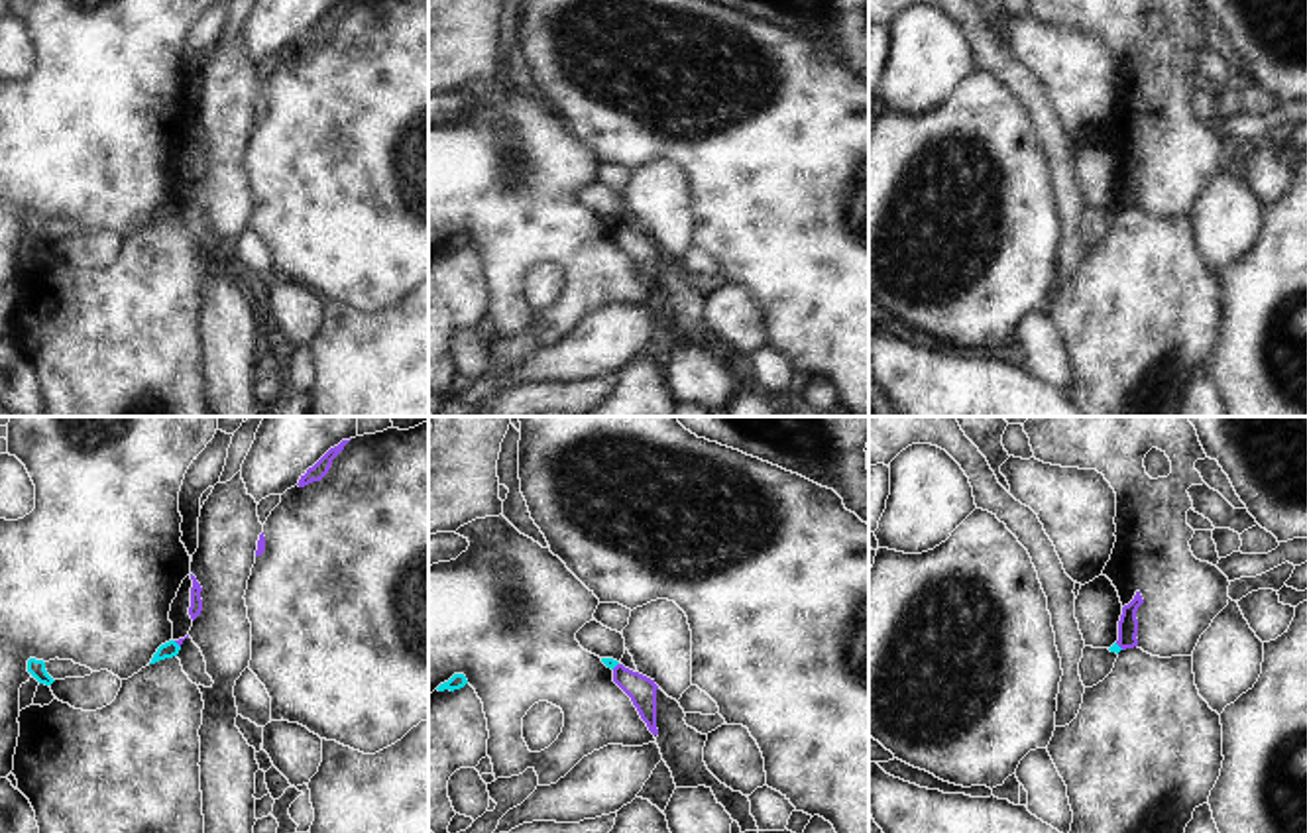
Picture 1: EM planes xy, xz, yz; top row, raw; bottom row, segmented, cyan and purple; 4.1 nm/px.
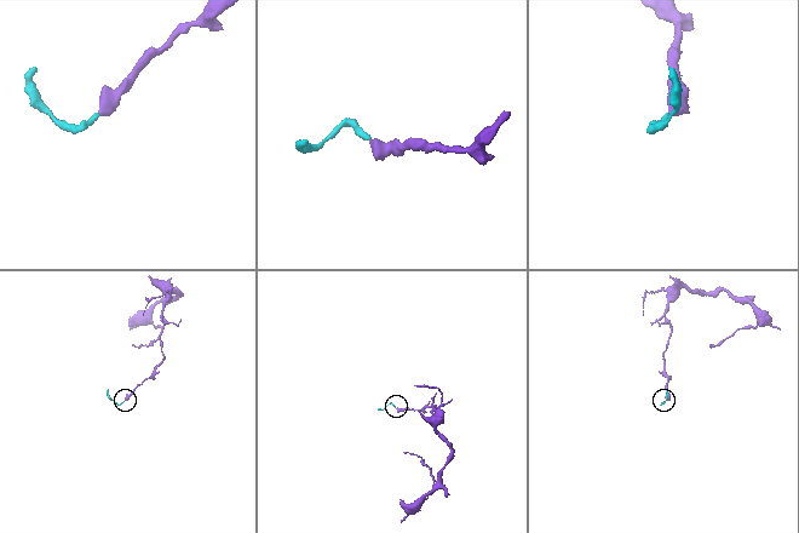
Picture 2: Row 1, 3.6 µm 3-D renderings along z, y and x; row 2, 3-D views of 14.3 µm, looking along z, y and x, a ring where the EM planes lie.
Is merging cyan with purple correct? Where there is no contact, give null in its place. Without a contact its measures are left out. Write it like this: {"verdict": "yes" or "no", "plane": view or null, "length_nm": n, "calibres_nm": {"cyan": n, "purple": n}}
{"verdict": "no", "plane": "yz", "length_nm": 50, "calibres_nm": {"cyan": 40, "purple": 80}}

